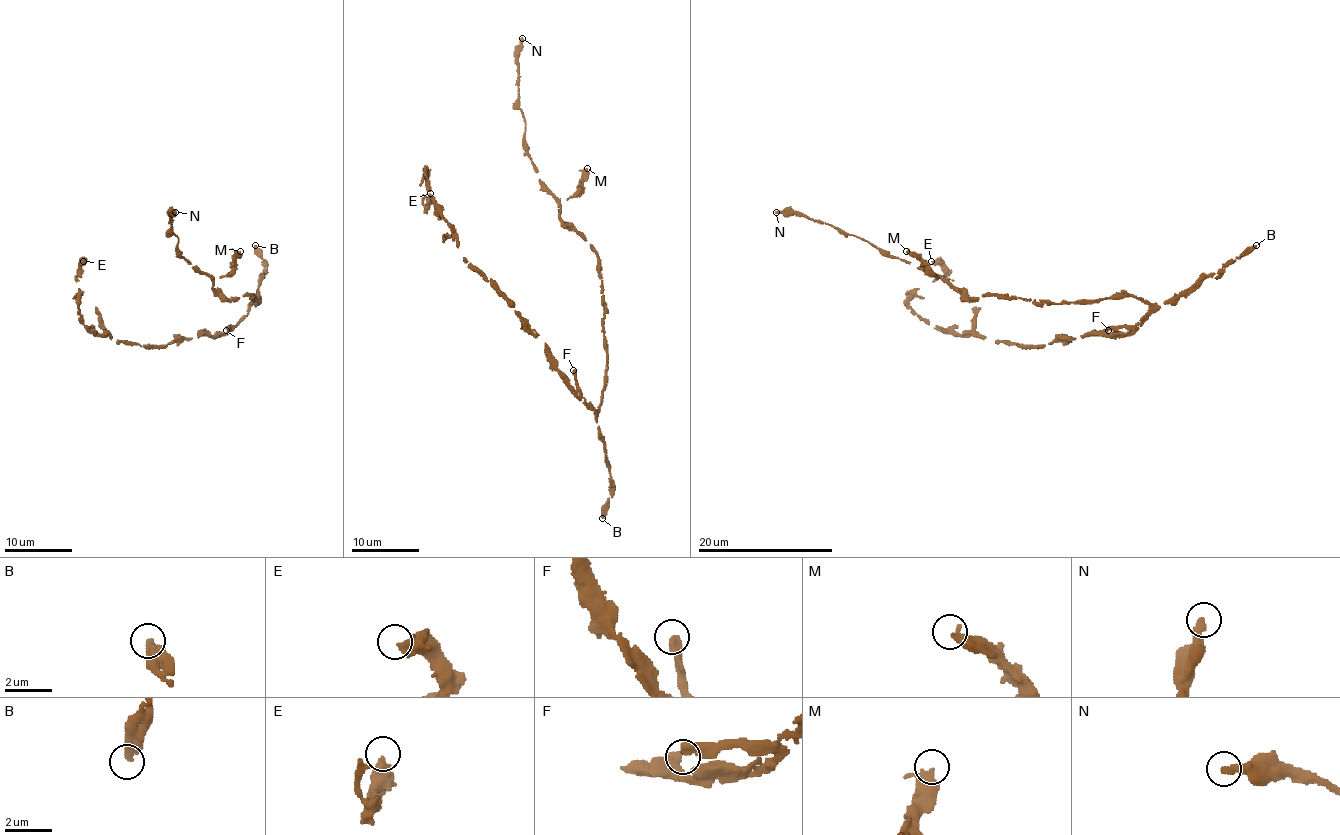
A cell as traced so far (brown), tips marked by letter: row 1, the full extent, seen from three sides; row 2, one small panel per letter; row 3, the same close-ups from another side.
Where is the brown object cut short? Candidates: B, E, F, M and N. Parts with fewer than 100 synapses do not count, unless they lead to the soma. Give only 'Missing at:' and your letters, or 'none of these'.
Missing at: none of these

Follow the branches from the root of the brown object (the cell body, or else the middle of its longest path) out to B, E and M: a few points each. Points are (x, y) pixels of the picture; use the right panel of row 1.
B: (1135, 298), (1158, 306), (1174, 303), (1256, 245)
E: (1135, 298), (1148, 313), (1126, 333), (1045, 345), (944, 333), (909, 306), (919, 288), (944, 274), (931, 261)
M: (1135, 298), (1115, 296), (1072, 303), (968, 298), (906, 251)

